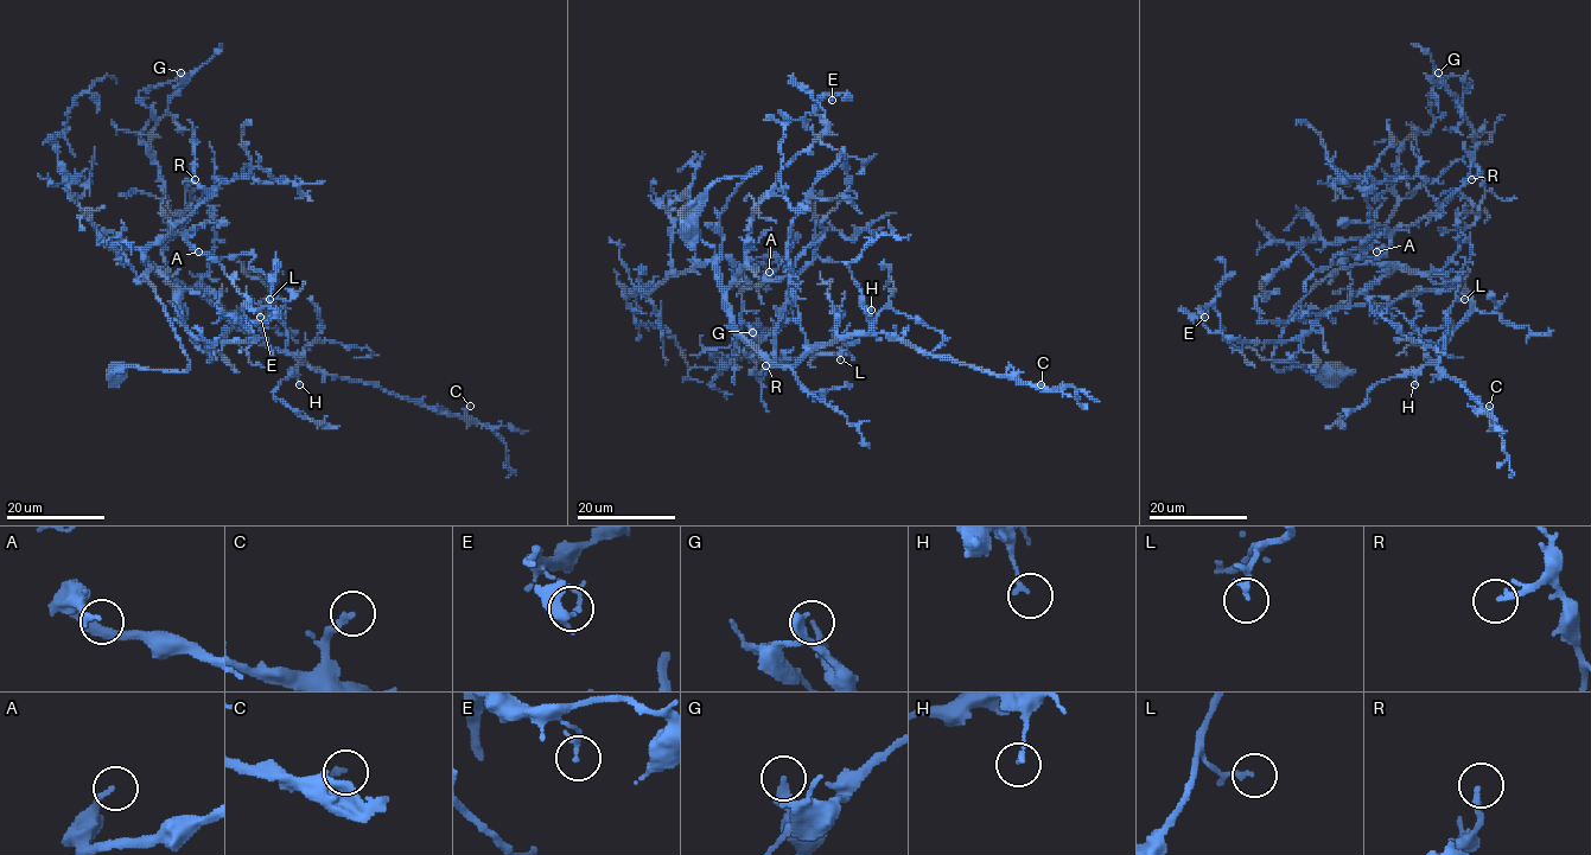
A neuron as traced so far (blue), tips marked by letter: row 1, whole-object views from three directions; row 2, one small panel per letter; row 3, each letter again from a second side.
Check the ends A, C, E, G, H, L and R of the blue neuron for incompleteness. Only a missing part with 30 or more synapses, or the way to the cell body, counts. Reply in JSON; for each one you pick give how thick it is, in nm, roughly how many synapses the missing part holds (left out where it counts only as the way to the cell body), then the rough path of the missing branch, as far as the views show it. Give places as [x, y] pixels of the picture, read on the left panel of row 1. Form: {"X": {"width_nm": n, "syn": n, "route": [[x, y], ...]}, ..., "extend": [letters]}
{"C": {"width_nm": 190, "syn": 45}, "extend": ["C"]}

